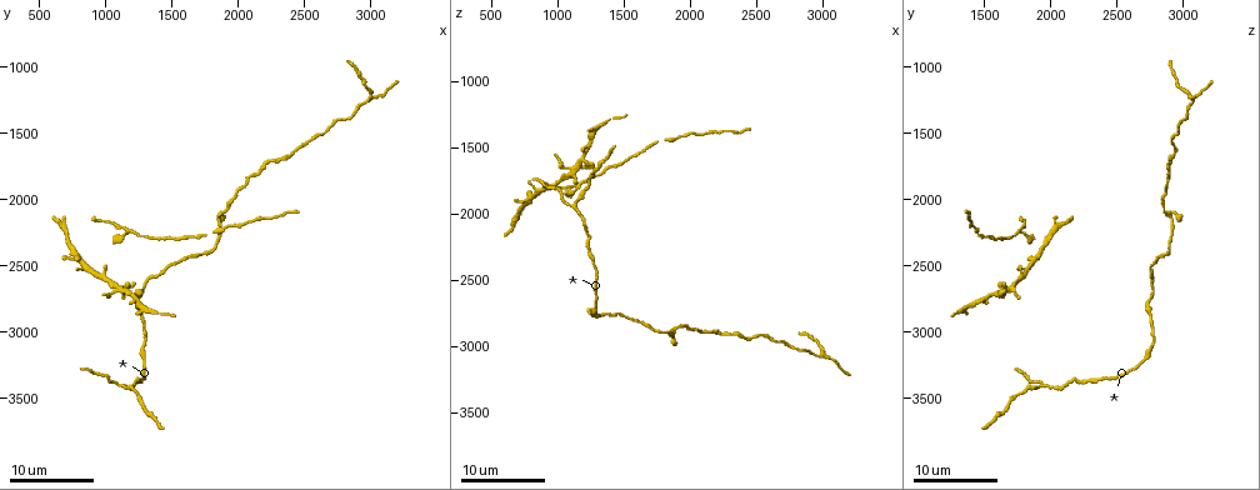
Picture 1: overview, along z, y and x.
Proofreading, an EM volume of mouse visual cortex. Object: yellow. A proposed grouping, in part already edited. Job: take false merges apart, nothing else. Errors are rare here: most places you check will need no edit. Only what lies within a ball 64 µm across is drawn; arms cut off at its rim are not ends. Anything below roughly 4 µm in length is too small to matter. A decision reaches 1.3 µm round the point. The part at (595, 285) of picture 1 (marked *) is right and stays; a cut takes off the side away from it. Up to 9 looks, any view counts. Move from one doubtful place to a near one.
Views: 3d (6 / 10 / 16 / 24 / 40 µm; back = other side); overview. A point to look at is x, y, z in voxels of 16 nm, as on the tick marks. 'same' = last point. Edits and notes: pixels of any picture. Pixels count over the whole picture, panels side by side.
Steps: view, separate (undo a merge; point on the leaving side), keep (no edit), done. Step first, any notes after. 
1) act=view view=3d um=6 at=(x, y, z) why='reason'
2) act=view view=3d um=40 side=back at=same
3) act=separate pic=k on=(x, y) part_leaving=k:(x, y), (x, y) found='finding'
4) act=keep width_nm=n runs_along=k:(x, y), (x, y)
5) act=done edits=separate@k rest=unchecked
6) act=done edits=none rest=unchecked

act=view view=3d um=16 at=(1300, 3360, 2360) why='thick turns thin'

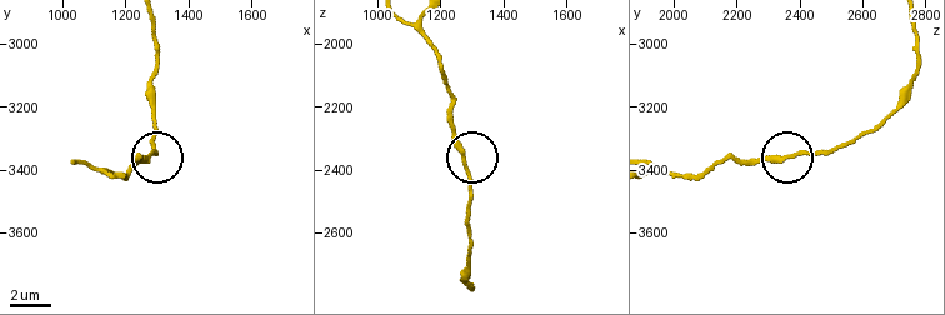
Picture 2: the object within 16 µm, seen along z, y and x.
act=view view=3d um=10 at=(1270, 3350, 2370) why='closer look'

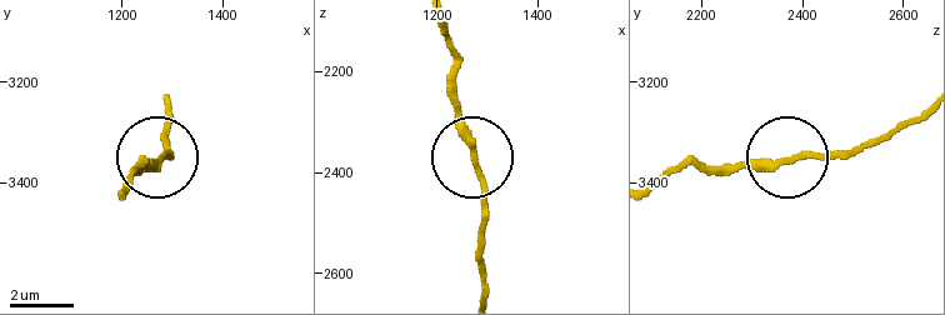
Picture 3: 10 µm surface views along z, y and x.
act=view view=3d um=10 side=back at=(1275, 3355, 2370)

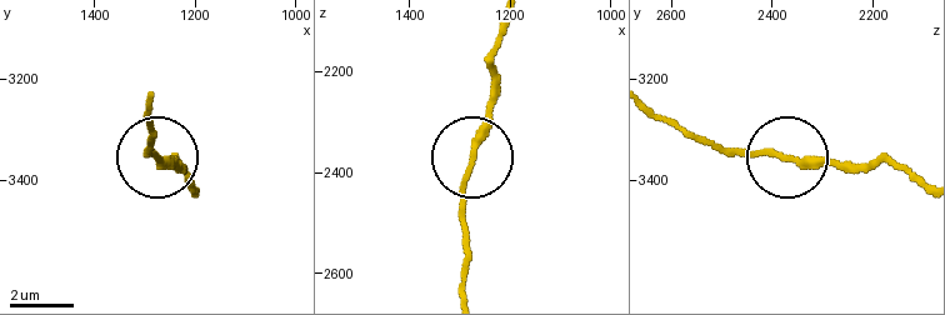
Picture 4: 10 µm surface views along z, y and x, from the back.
act=keep width_nm=210 found='one neuron here'

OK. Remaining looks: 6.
act=view view=3d um=16 at=(1120, 3400, 1960) why='three-way junction'

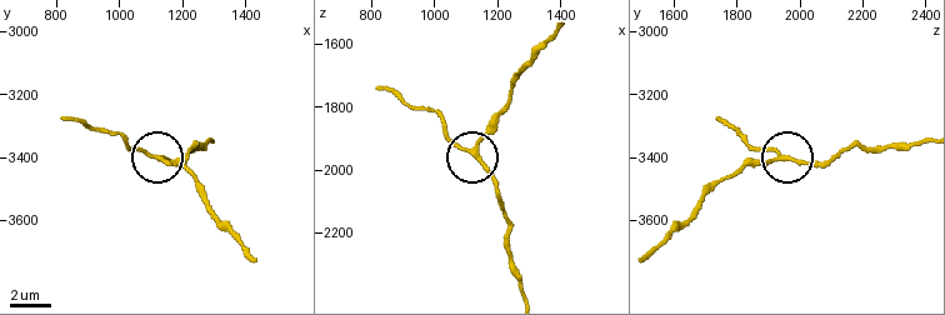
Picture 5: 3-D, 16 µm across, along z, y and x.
act=view view=3d um=6 at=(1130, 3400, 1940)

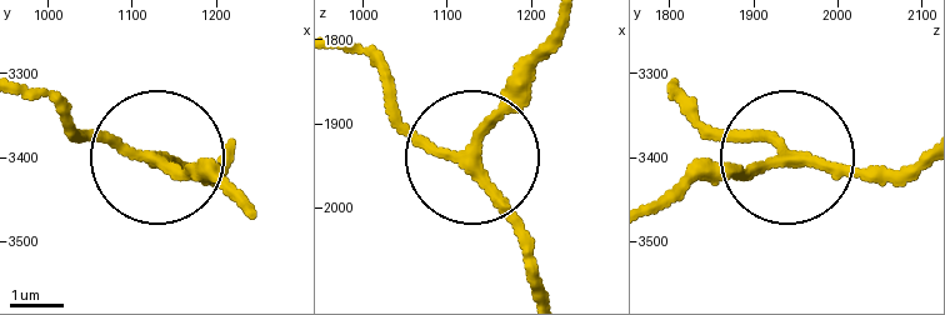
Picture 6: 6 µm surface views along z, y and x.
act=keep runs_along=6:(543, 283), (520, 216), (470, 149), (546, 59) found='continuous, no second neuron'

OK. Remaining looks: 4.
act=view view=3d um=24 at=(1280, 3100, 2780) why='sudden change in width'

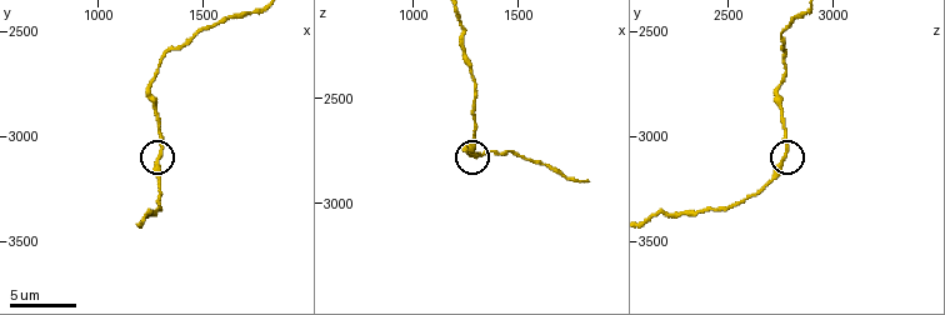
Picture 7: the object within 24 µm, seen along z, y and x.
act=view view=3d um=10 at=(1290, 3080, 2780)

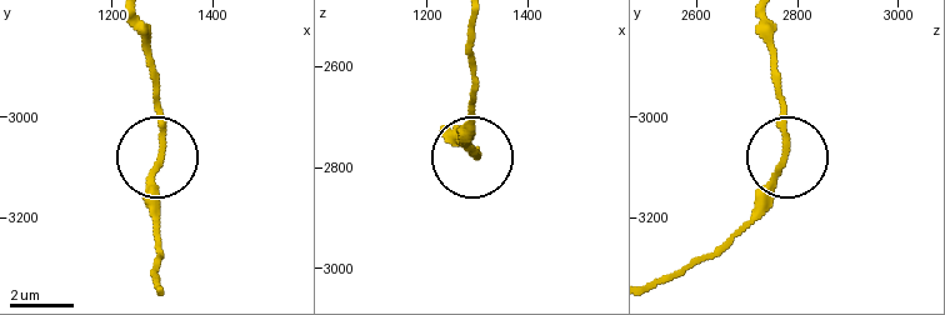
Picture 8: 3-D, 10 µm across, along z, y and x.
act=keep runs_along=8:(668, 273), (721, 249), (784, 160), (778, 66) found='continuous, no second neuron'

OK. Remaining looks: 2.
act=view view=3d um=10 at=(1240, 2760, 2740) why='thick turns thin'

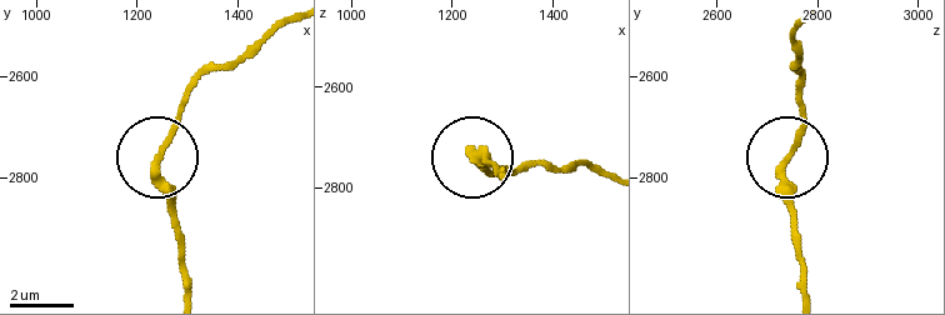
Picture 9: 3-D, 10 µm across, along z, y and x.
act=keep width_nm=230 runs_along=9:(806, 289), (785, 176), (804, 128), (804, 74) found='one neuron here'

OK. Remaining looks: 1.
act=done edits=none rest=unchecked

